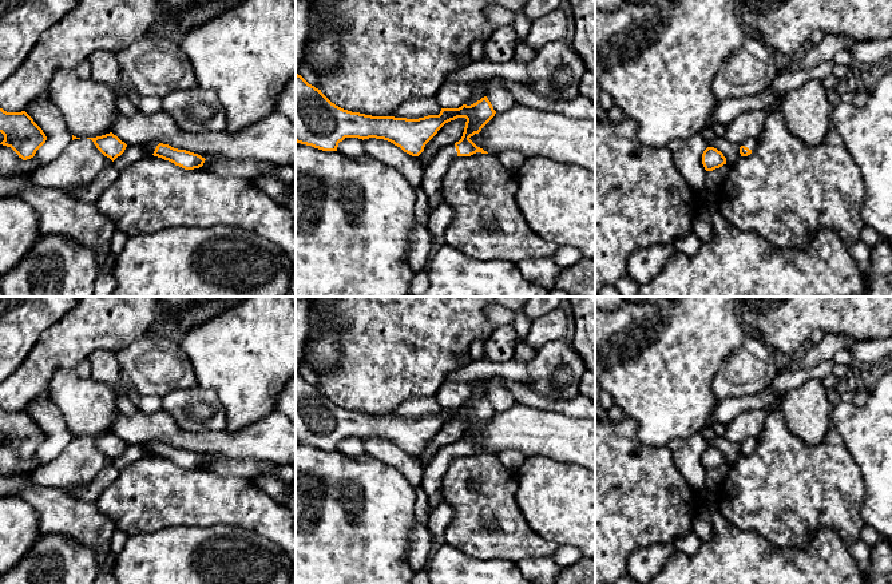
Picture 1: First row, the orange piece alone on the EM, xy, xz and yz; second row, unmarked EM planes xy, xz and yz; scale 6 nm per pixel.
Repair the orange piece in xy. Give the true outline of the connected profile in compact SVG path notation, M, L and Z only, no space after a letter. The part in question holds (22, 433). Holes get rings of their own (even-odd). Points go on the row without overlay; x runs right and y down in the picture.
M0 408L0 432L4 434L3 445L11 446L23 460L35 456L45 442L43 429L25 412L7 412Z

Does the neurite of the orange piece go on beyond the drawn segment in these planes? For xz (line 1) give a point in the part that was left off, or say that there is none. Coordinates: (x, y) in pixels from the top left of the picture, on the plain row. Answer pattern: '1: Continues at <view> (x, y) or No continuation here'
1: No continuation here

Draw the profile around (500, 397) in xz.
M497 376L491 377L488 388L485 389L485 396L491 401L493 409L499 413L503 413L516 404L512 393Z

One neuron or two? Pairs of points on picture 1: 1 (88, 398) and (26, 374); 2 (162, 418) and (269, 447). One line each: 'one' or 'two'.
1: two
2: one

